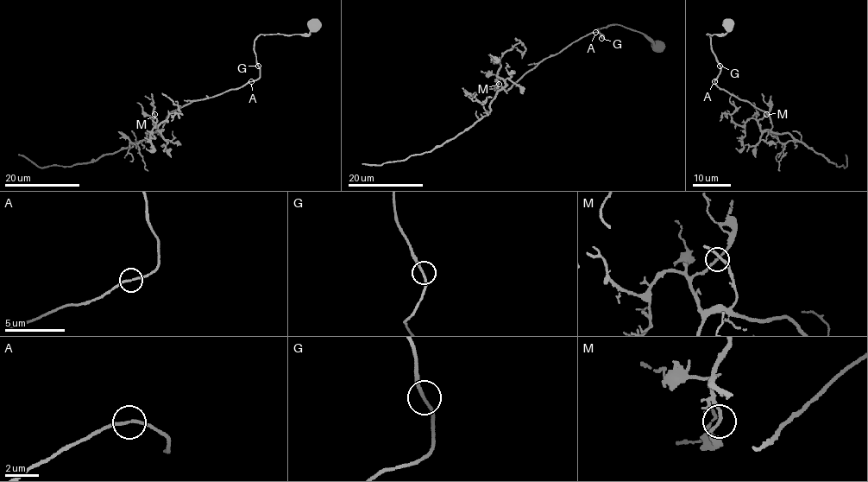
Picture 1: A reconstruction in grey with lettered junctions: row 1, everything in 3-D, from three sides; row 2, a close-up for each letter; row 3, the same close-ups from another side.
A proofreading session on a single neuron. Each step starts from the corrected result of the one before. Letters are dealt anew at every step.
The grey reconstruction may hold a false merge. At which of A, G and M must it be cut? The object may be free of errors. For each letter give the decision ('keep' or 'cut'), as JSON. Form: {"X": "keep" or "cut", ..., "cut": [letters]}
{"A": "keep", "G": "keep", "M": "keep", "cut": []}

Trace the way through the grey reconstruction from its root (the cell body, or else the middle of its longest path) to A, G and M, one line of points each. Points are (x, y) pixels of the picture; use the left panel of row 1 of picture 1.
A: (313, 24), (308, 34), (260, 34), (254, 41), (260, 77), (251, 81)
G: (313, 24), (308, 34), (260, 34), (254, 41), (258, 66)
M: (313, 24), (308, 34), (260, 34), (254, 41), (258, 79), (172, 110), (161, 130), (154, 123), (154, 114)

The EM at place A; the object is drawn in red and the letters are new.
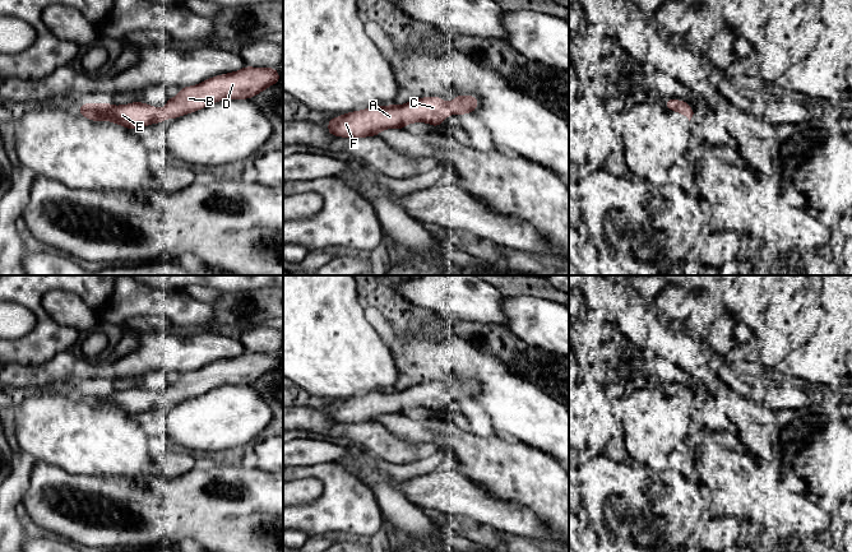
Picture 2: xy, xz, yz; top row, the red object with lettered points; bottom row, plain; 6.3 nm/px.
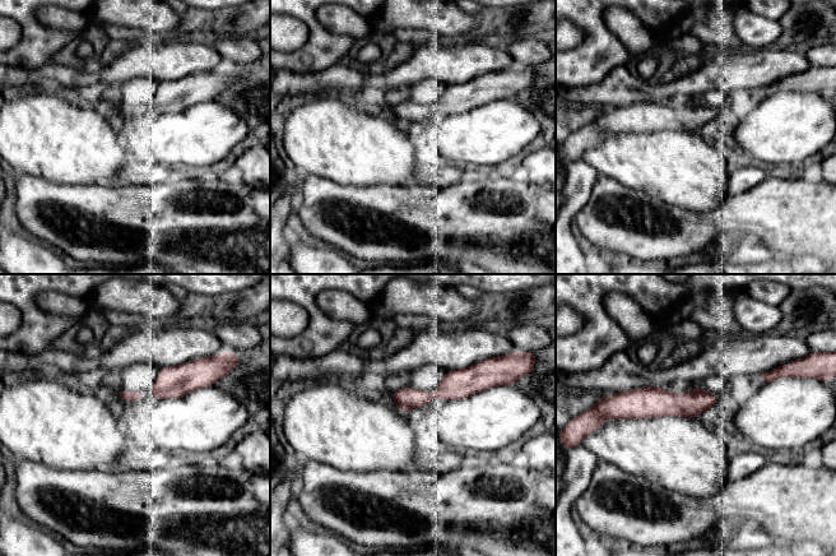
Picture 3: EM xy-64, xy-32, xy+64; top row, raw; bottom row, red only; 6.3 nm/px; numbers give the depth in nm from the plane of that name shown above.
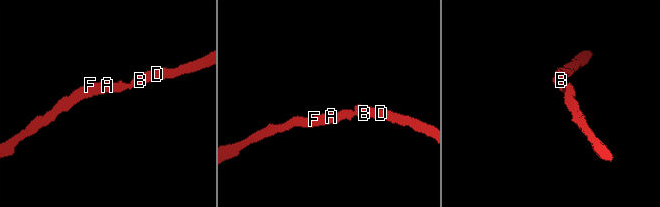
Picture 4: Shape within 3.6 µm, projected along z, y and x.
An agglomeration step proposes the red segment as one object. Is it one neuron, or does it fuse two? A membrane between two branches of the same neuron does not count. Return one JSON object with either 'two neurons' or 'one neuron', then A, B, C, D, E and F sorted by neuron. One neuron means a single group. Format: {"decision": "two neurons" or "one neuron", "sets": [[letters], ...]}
{"decision": "one neuron", "sets": [["A", "B", "C", "D", "E", "F"]]}

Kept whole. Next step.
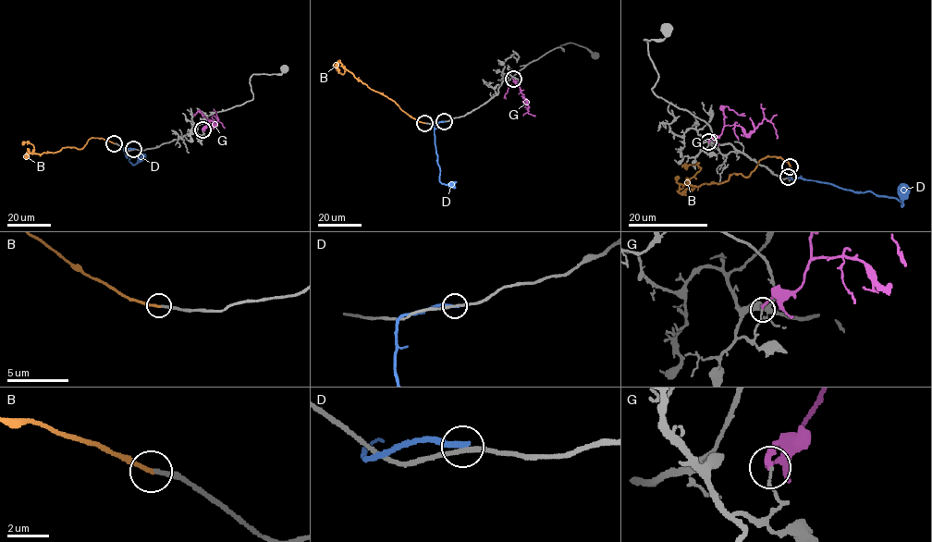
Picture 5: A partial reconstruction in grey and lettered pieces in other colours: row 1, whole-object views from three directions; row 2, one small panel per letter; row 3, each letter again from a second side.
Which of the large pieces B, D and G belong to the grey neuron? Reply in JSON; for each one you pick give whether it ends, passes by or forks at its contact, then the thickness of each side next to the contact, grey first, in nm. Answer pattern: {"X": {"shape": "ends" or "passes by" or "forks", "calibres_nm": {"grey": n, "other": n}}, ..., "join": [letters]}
{"B": {"shape": "ends", "calibres_nm": {"grey": 200, "other": 200}}, "join": ["B"]}

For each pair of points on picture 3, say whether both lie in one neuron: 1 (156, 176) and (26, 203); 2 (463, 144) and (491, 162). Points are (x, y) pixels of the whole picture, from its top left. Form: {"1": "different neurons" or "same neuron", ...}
{"1": "different neurons", "2": "same neuron"}

